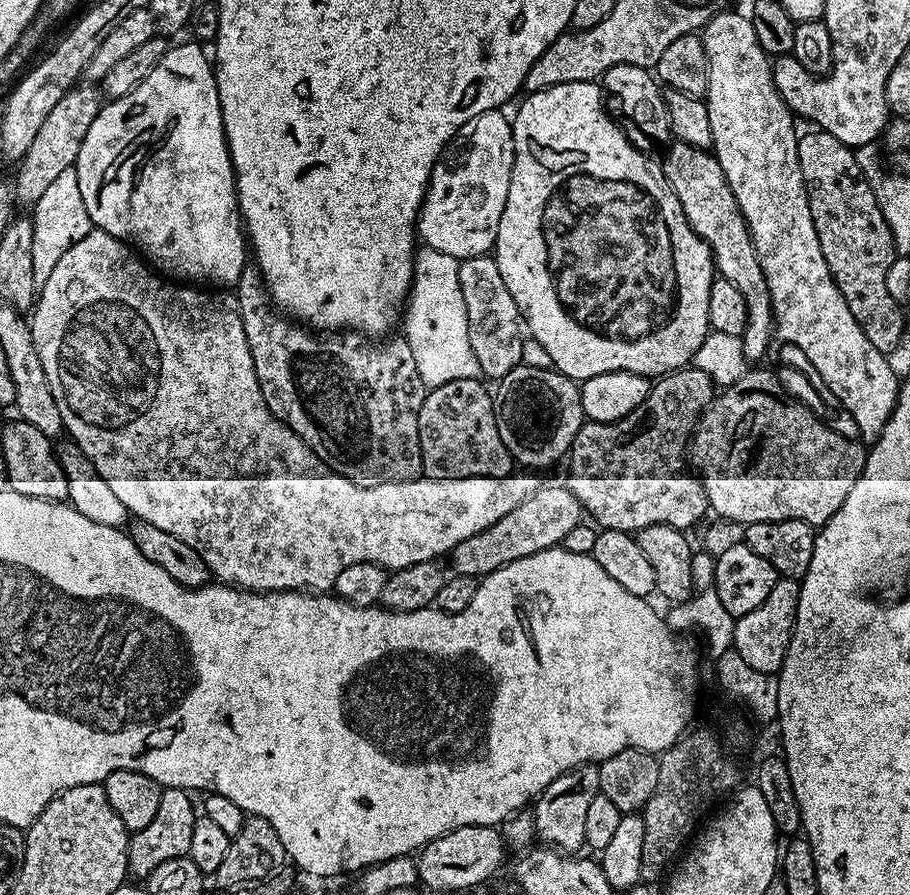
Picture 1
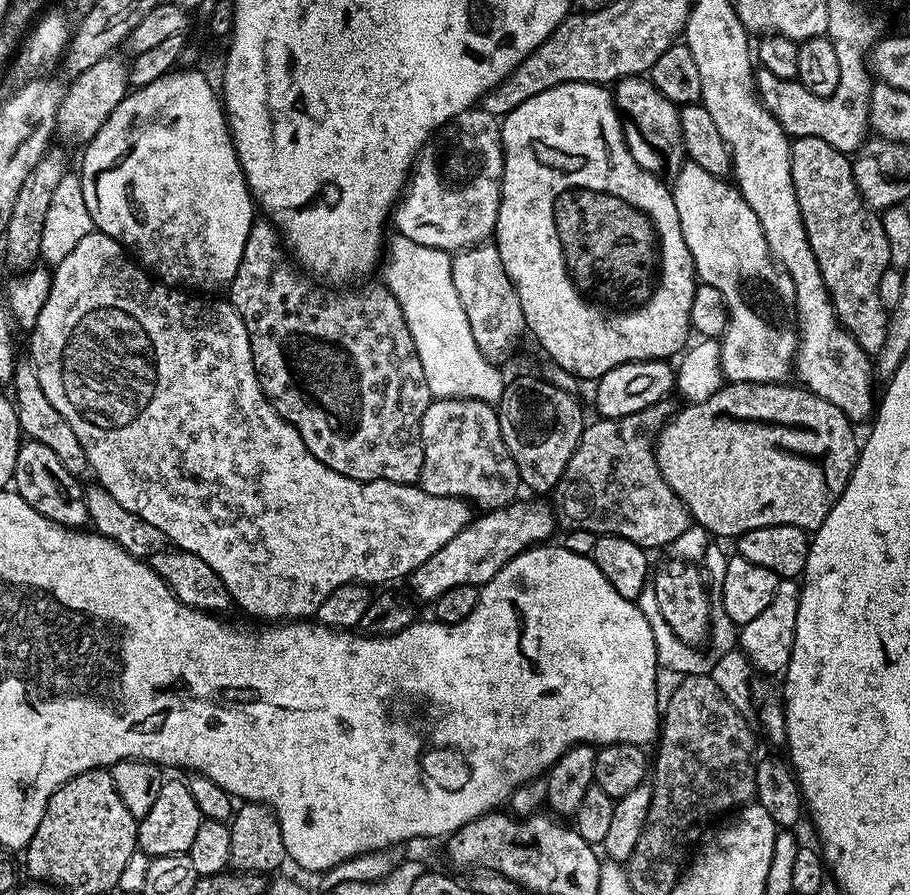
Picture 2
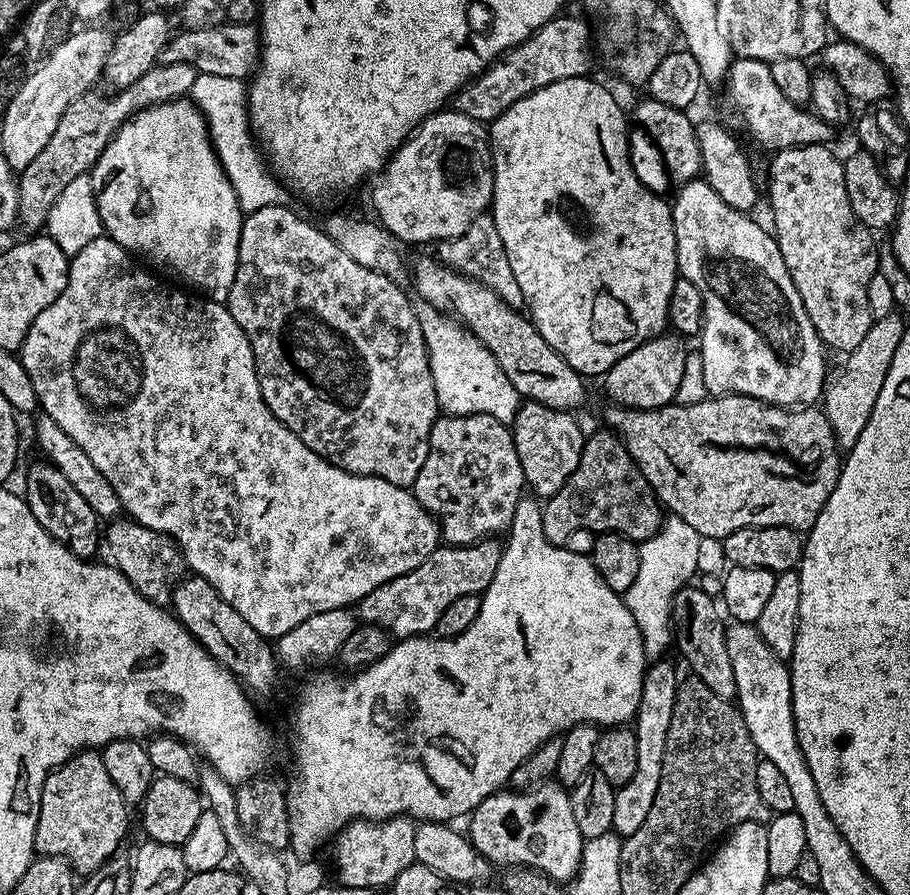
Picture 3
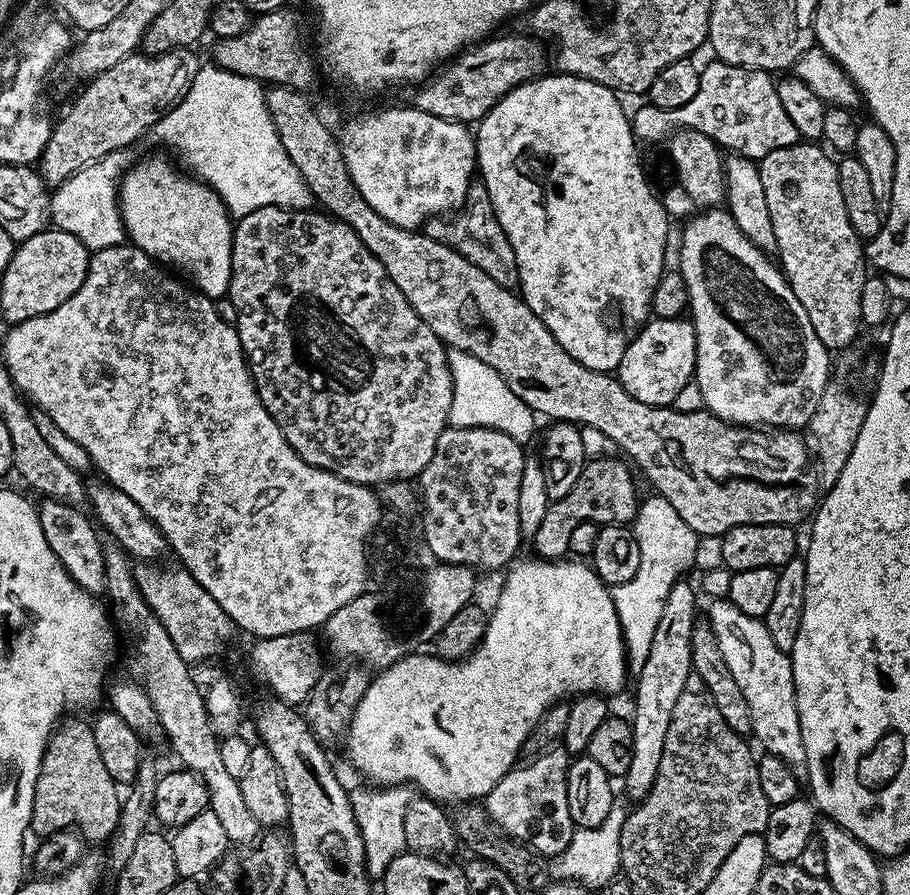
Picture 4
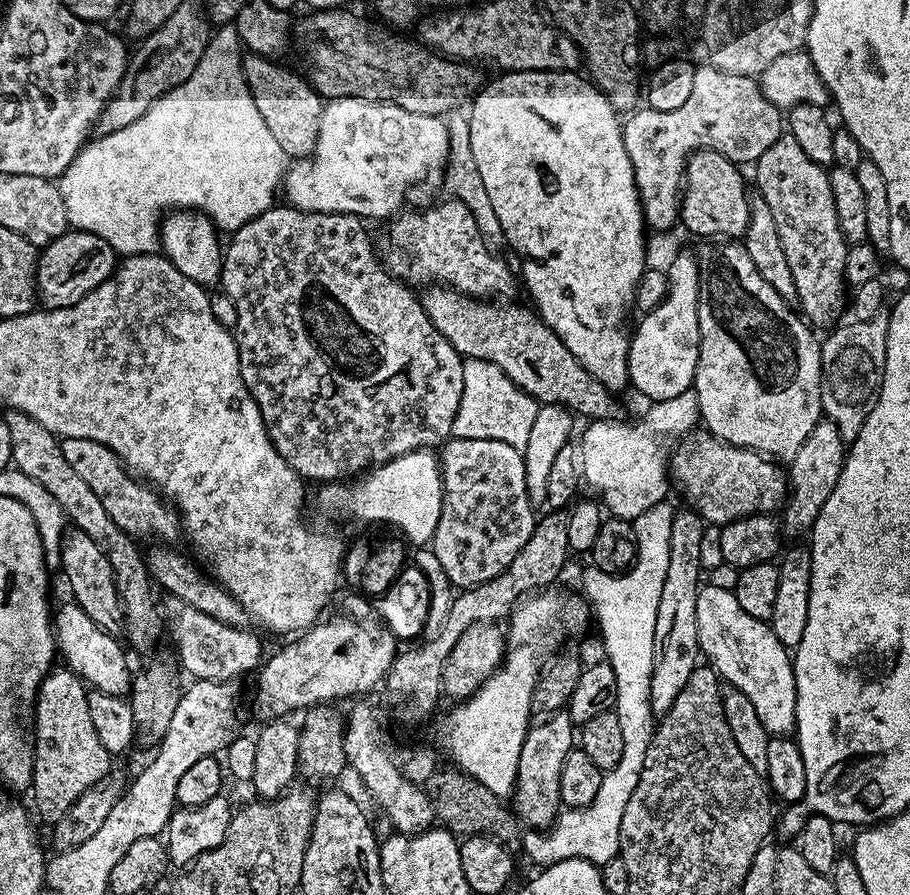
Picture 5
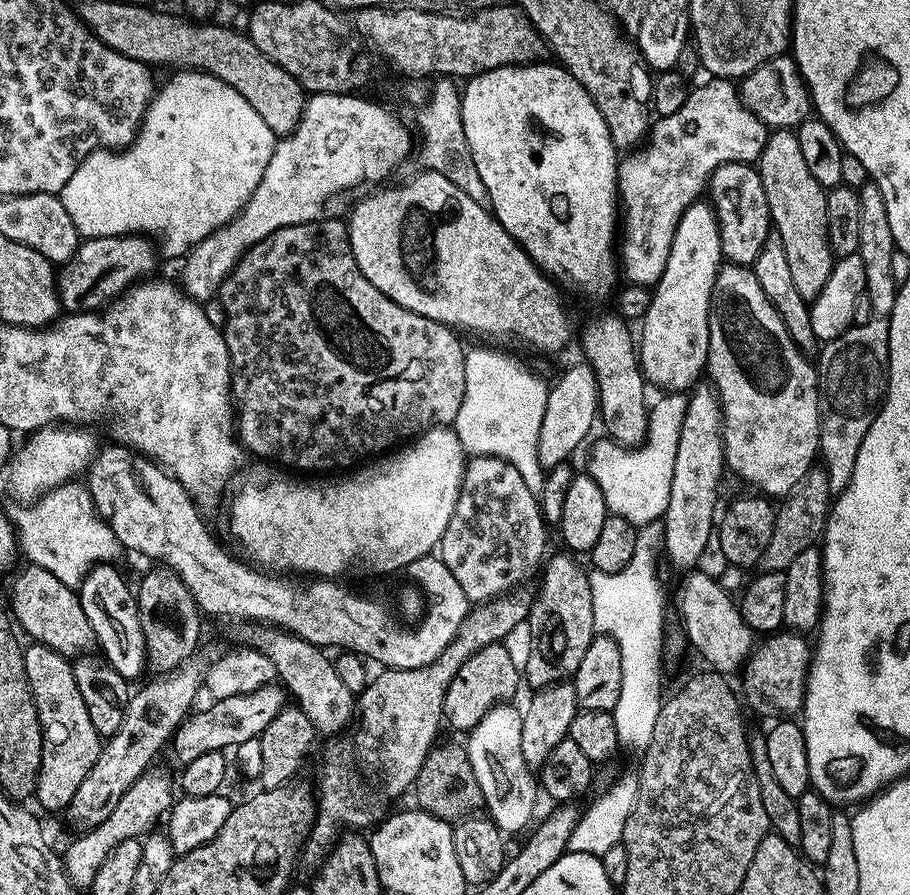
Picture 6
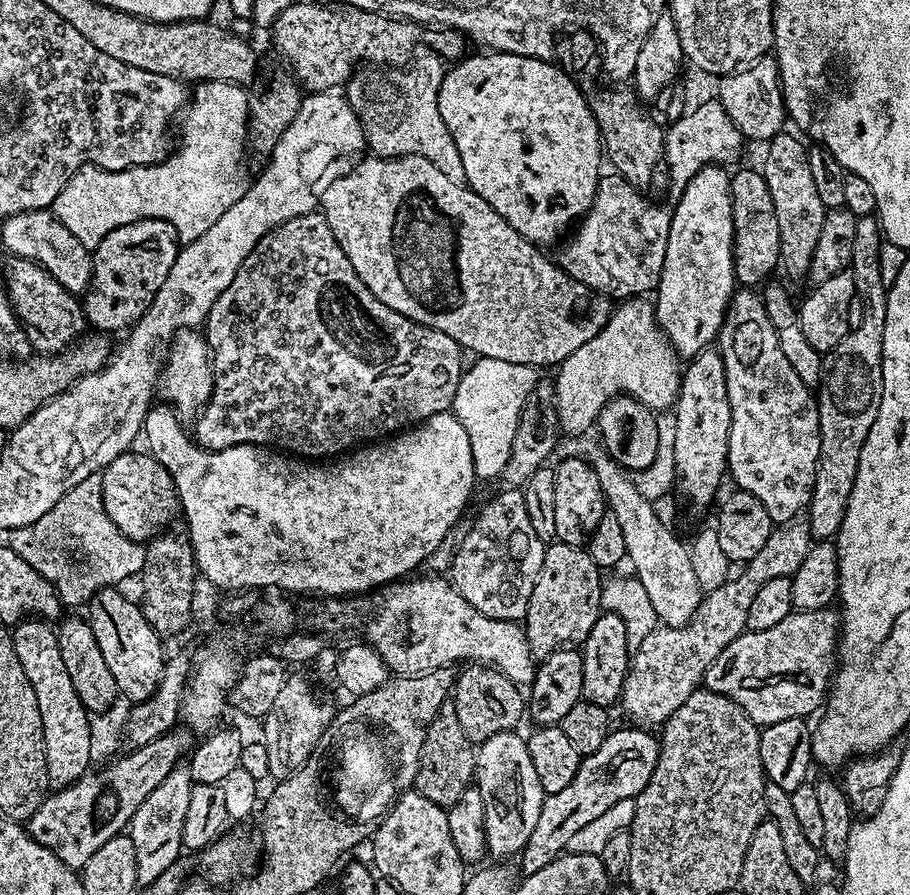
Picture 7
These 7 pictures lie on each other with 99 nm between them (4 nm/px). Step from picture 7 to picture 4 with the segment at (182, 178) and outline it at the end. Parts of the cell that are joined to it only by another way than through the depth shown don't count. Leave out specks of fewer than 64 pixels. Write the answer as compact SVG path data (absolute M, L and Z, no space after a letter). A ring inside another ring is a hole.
M202 66L188 93L156 121L155 132L162 143L180 152L184 159L183 167L193 177L199 178L220 195L221 202L228 207L228 215L233 218L254 214L254 210L262 210L266 206L297 210L313 207L314 197L308 183L302 178L298 166L290 162L290 154L286 154L282 138L278 138L278 130L268 113L266 88L261 81L239 76L225 68ZM111 152L106 158L78 170L66 182L59 184L50 196L50 220L66 234L74 234L92 252L125 243L126 233L120 217L118 185L122 173L129 167L129 153Z

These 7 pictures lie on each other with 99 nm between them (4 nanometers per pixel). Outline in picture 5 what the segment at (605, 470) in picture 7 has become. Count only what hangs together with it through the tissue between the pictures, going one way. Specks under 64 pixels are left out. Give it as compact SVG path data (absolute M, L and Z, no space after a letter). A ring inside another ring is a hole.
M705 583L696 596L696 609L698 610L698 642L703 659L711 667L715 668L716 675L721 681L732 684L750 702L754 702L754 710L762 726L766 726L769 736L791 737L796 731L796 683L794 682L794 670L792 669L792 656L789 649L774 638L774 630L771 623L766 620L754 618L742 610L738 603L735 591L731 587L723 588L720 584Z

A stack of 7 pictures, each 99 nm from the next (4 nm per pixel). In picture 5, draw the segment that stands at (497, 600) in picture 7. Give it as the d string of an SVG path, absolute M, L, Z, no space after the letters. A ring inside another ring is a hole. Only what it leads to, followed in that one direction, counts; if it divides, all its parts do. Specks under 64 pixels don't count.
M452 438L439 449L438 459L444 493L438 526L432 535L430 547L453 589L476 588L482 582L490 582L490 578L498 578L498 574L502 574L502 570L506 570L514 558L518 558L518 552L526 546L526 542L530 542L530 534L534 534L538 516L532 513L534 505L526 490L524 453L497 440Z

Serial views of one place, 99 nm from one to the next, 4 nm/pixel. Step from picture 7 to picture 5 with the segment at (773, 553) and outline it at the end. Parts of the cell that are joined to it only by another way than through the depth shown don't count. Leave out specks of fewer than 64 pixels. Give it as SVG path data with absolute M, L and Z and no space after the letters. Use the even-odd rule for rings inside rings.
M821 418L790 461L790 491L782 508L782 532L785 537L807 537L811 533L818 514L822 514L822 506L826 506L826 498L830 498L830 494L834 494L834 486L838 486L845 455L846 442L842 434L838 434L838 426Z

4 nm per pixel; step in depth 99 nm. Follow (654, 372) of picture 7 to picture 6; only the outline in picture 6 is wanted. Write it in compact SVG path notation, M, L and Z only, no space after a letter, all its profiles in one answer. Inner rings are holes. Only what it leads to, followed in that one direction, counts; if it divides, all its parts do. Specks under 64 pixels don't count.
M587 362L568 368L549 387L546 414L542 414L542 430L538 434L538 458L543 468L550 469L569 459L568 455L592 432L598 420L596 376Z

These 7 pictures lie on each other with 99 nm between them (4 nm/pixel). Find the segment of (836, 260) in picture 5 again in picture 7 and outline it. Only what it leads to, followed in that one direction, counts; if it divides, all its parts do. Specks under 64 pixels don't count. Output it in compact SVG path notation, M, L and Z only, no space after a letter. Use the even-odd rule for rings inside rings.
M782 130L767 141L762 171L766 186L770 186L770 198L774 198L774 210L778 214L780 268L788 276L804 278L814 258L814 246L818 246L818 234L822 234L826 210L822 206L822 198L818 198L814 177L810 175L808 148L805 141L799 135L796 136L791 136L788 130Z

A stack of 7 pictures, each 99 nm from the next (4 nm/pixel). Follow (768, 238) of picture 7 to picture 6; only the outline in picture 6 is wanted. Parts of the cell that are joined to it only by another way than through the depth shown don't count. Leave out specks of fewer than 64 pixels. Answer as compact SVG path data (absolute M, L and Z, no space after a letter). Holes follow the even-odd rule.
M723 164L712 172L706 192L712 195L710 200L716 209L721 257L730 264L755 265L762 246L766 246L766 238L774 231L759 171L751 164Z

